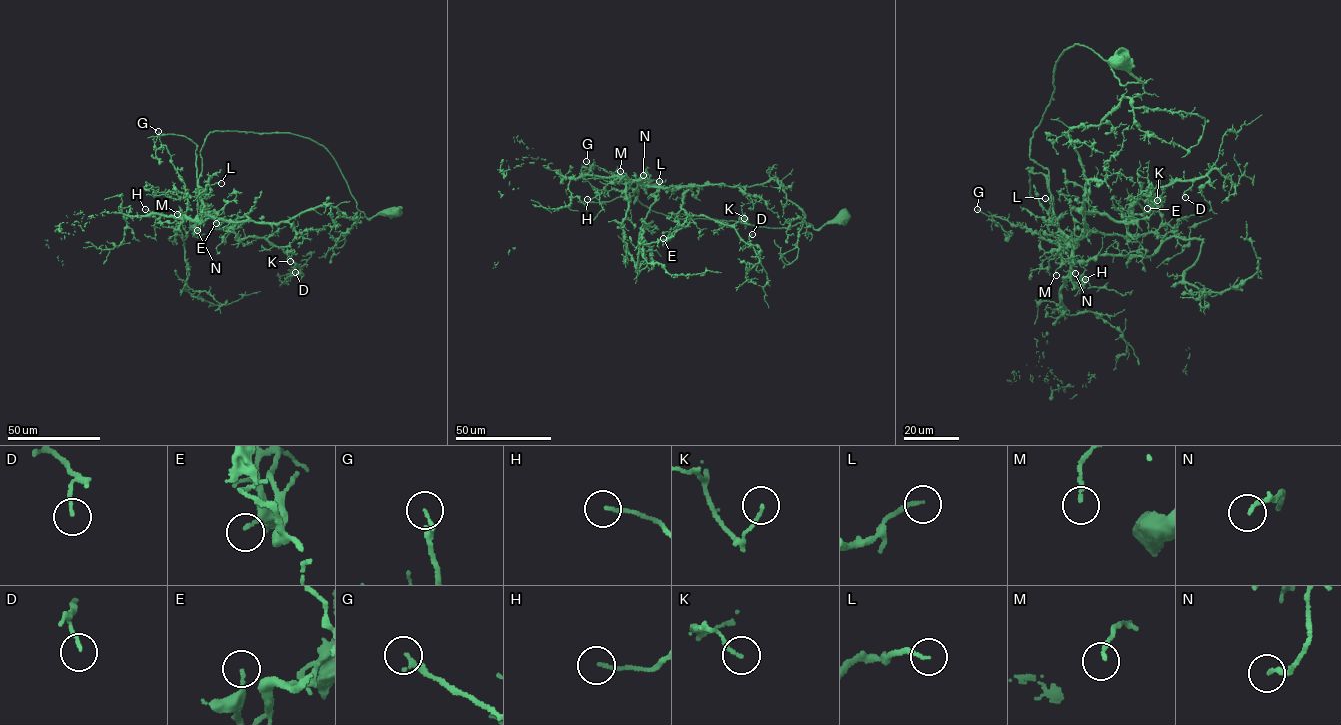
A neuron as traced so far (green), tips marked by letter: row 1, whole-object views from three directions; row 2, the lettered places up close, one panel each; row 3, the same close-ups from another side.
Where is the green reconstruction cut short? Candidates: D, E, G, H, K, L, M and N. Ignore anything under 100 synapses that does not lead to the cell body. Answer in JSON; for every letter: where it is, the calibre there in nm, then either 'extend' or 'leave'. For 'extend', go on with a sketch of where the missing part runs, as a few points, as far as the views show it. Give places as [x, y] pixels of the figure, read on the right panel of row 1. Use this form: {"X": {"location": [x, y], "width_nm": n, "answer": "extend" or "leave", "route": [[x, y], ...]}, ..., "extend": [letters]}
{"D": {"location": [1185, 197], "width_nm": 120, "answer": "leave"}, "E": {"location": [1147, 208], "width_nm": 150, "answer": "leave"}, "G": {"location": [977, 209], "width_nm": 140, "answer": "leave"}, "H": {"location": [1085, 279], "width_nm": 140, "answer": "leave"}, "K": {"location": [1157, 200], "width_nm": 130, "answer": "leave"}, "L": {"location": [1045, 198], "width_nm": 160, "answer": "extend", "route": [[1045, 198], [1044, 185], [1052, 176], [1049, 164], [1044, 161]]}, "M": {"location": [1056, 275], "width_nm": 150, "answer": "leave"}, "N": {"location": [1075, 273], "width_nm": 170, "answer": "leave"}, "extend": ["L"]}

